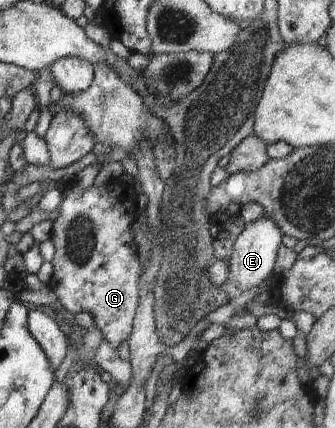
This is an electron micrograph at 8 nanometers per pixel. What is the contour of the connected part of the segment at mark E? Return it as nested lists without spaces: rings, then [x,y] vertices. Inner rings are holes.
[[[266,215],[259,218],[259,220],[255,220],[255,222],[246,223],[243,232],[237,236],[235,244],[233,244],[227,282],[235,286],[237,290],[247,292],[247,290],[257,288],[261,282],[269,276],[271,277],[277,252],[282,245],[282,237],[283,234],[279,230],[279,226],[271,218],[267,218]]]

